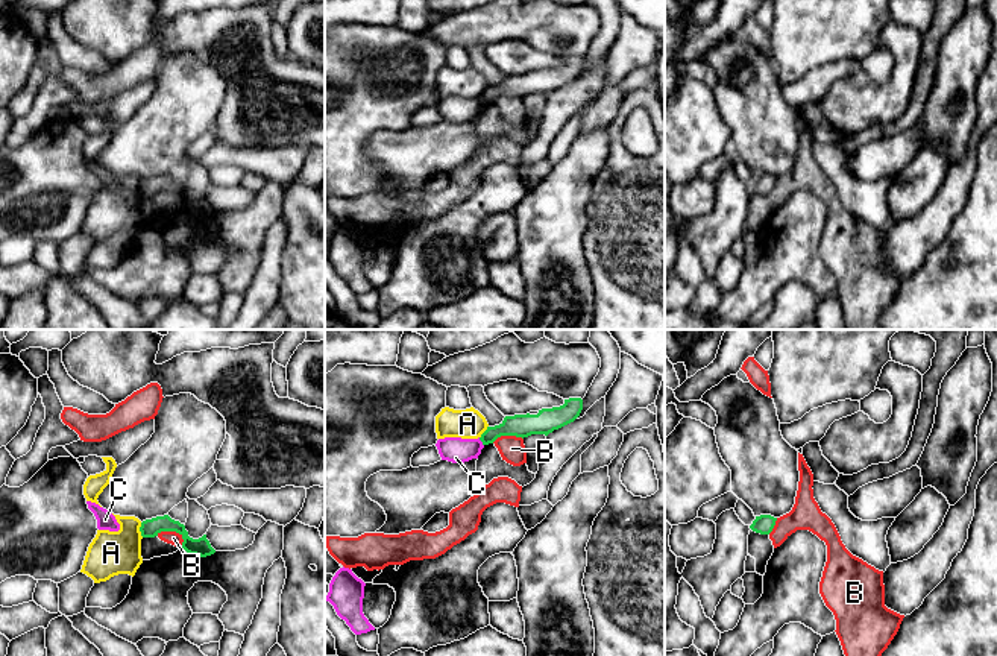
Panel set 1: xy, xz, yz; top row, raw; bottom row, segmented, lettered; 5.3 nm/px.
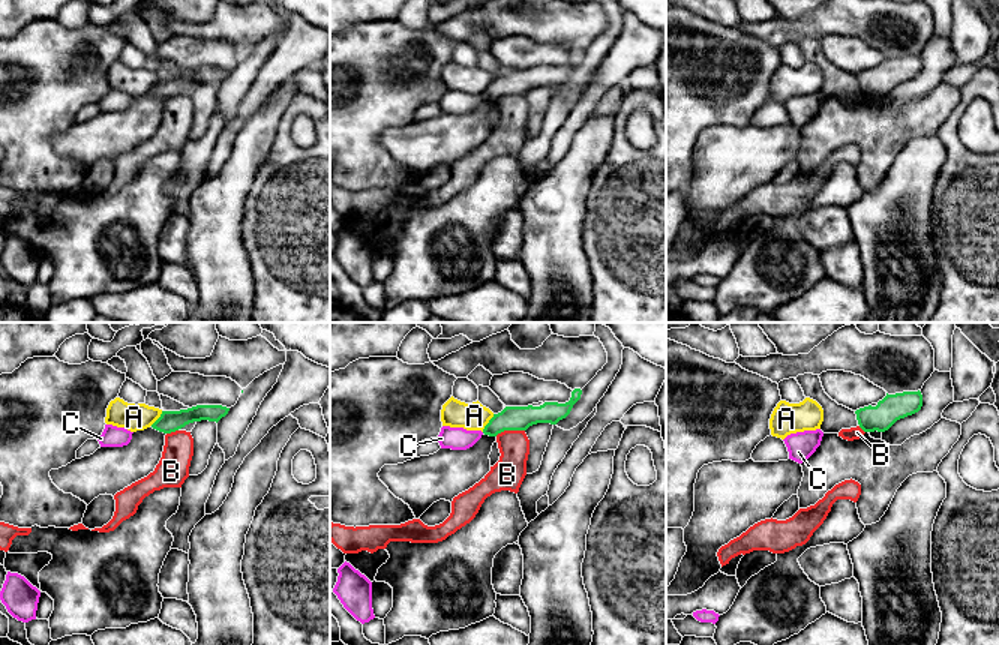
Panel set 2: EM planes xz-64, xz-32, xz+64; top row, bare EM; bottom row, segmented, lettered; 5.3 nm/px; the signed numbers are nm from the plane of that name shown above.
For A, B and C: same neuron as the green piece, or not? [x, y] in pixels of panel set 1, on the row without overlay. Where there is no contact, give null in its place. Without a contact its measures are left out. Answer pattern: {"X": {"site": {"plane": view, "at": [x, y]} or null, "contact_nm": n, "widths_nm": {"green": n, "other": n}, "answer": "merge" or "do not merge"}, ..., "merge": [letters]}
{"A": {"site": {"plane": "xy", "at": [140, 190]}, "contact_nm": 80, "widths_nm": {"green": 100, "other": 240}, "answer": "do not merge"}, "B": {"site": {"plane": "xy", "at": [175, 190]}, "contact_nm": 160, "widths_nm": {"green": 100, "other": 70}, "answer": "do not merge"}, "C": {"site": {"plane": "xz", "at": [481, 100]}, "contact_nm": 50, "widths_nm": {"green": 130, "other": 140}, "answer": "do not merge"}, "merge": []}

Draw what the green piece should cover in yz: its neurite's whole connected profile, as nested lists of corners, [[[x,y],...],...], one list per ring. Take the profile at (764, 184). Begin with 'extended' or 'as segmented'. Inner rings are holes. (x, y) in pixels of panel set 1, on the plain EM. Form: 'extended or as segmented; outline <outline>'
as segmented; outline [[[760,175],[760,176],[756,176],[750,188],[760,194],[769,194],[775,185],[775,181],[777,178],[771,175]]]

